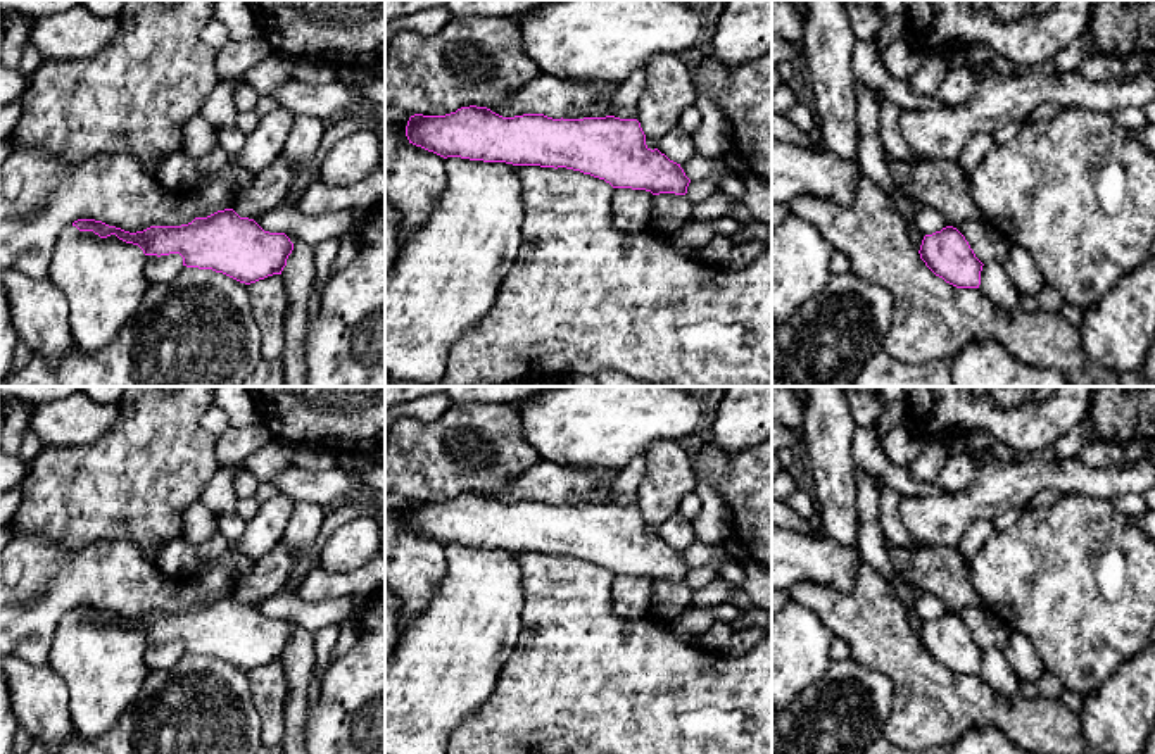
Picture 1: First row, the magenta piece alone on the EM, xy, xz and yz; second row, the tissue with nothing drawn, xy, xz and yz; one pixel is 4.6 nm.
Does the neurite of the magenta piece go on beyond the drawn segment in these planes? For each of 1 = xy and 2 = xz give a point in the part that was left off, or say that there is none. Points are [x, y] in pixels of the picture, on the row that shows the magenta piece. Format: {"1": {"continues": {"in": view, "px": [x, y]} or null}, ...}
{"1": {"continues": null}, "2": {"continues": null}}

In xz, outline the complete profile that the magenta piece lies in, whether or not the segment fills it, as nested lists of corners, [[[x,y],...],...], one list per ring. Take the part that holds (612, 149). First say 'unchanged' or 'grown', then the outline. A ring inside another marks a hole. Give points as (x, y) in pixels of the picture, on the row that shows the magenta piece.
unchanged | [[[470,105],[445,116],[414,114],[406,136],[409,143],[444,159],[566,167],[604,179],[613,188],[653,195],[685,195],[691,183],[680,164],[646,145],[637,119],[502,117],[487,107]]]

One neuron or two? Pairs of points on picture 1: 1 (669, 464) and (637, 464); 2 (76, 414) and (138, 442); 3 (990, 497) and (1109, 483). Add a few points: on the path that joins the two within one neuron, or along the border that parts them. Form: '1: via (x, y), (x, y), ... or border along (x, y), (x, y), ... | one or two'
1: border along (644, 454), (644, 477), (634, 504) | two
2: border along (118, 404), (116, 421), (97, 439), (69, 444) | two
3: via (1019, 480), (1079, 478) | one

